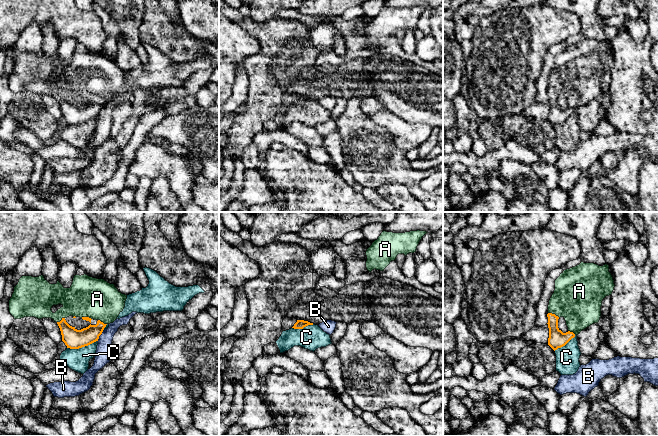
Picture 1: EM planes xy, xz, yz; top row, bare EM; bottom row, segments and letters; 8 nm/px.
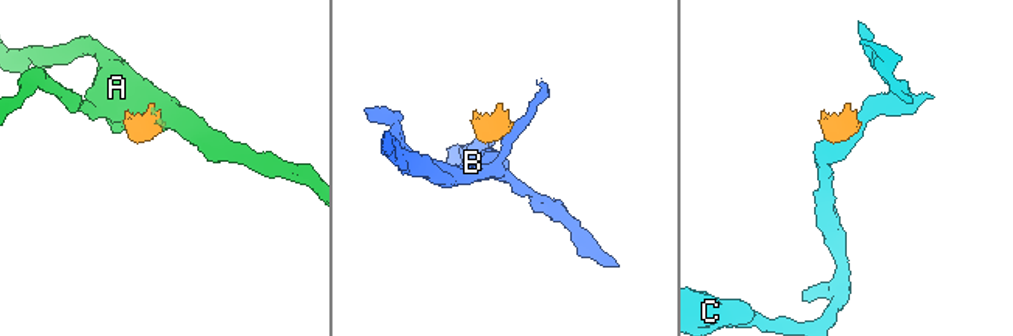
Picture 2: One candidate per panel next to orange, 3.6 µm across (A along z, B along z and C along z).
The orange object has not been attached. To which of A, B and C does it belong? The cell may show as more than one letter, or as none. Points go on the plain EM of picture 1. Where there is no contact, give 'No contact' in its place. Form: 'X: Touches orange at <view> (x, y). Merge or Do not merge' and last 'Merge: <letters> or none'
A: Touches orange at yz (554, 90). Merge
B: Touches orange at xy (100, 110). Do not merge
C: Touches orange at xy (82, 122). Do not merge
Merge: A

